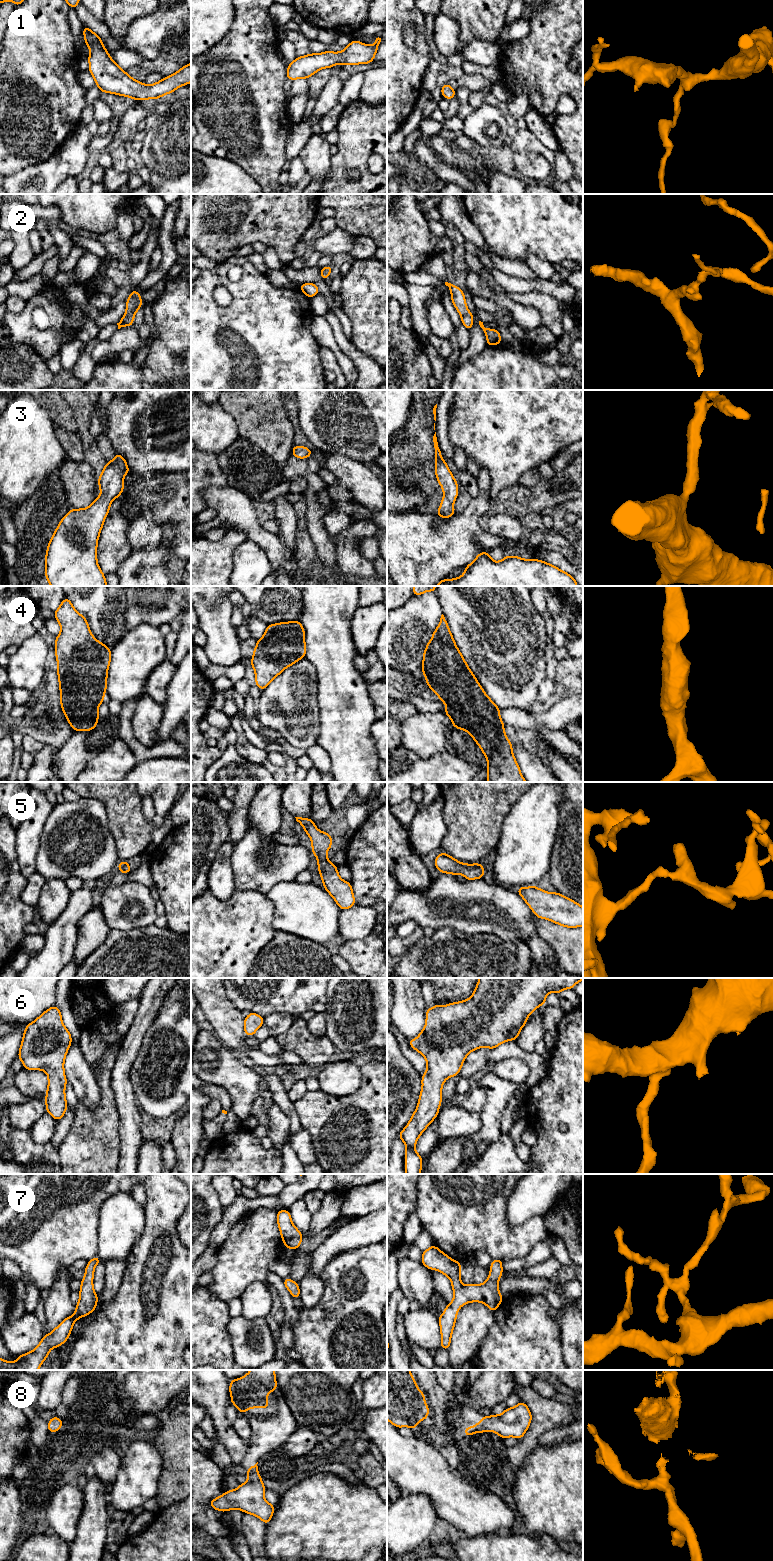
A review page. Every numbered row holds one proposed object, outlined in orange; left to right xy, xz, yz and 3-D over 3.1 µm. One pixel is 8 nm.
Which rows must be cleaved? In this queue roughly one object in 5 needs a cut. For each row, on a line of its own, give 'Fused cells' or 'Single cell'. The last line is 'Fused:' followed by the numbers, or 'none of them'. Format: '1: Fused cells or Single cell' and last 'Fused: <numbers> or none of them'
1: Single cell
2: Single cell
3: Single cell
4: Single cell
5: Single cell
6: Single cell
7: Single cell
8: Single cell
Fused: none of them

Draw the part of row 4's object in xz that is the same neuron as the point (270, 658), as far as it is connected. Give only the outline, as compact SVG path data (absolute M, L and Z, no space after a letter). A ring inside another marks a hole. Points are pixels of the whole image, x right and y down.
M298 620L267 625L265 634L257 640L251 659L251 665L256 674L255 684L261 691L264 690L285 668L304 658L305 654L305 632Z

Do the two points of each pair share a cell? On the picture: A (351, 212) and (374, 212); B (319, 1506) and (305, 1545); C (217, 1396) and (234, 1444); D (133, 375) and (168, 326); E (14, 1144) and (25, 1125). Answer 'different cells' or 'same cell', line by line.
A: same cell
B: same cell
C: same cell
D: different cells
E: different cells

